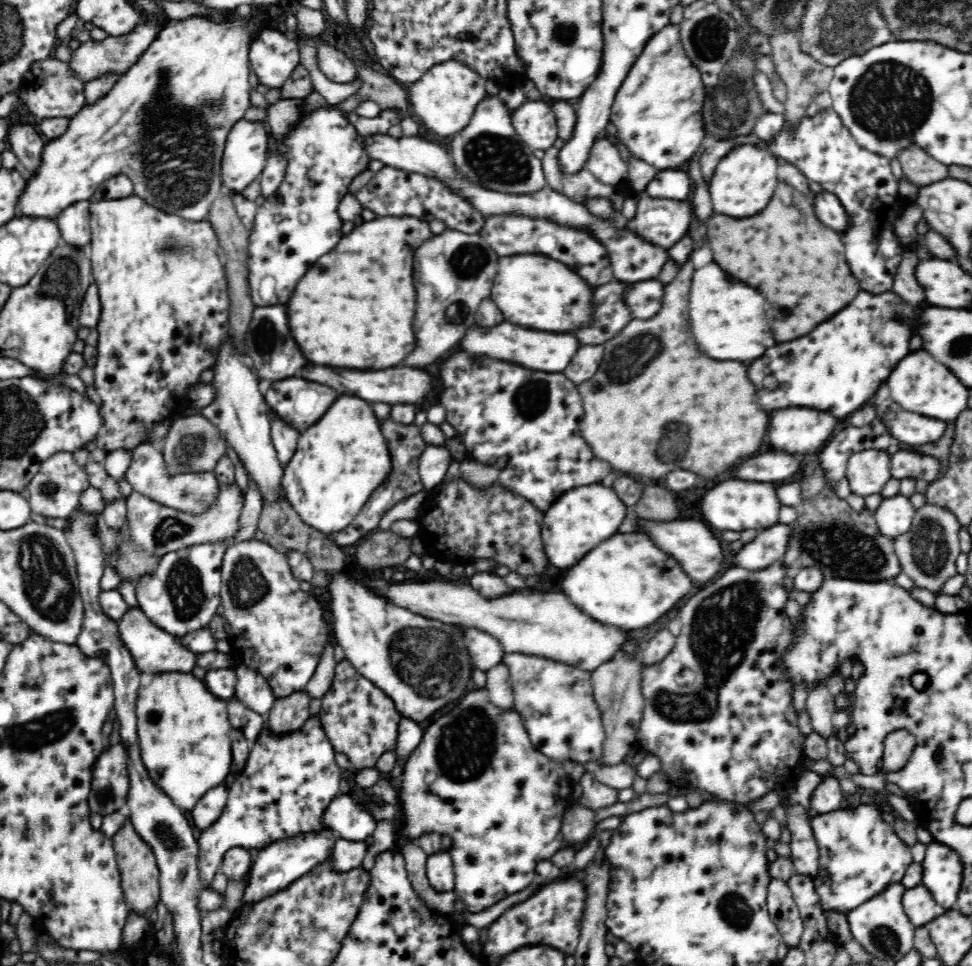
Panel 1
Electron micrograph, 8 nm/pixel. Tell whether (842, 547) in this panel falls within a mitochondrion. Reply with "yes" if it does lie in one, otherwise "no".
yes

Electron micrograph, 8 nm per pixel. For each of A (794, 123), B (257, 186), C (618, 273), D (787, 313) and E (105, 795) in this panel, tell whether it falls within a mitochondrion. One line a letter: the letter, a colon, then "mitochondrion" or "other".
A: other
B: other
C: other
D: mitochondrion
E: mitochondrion

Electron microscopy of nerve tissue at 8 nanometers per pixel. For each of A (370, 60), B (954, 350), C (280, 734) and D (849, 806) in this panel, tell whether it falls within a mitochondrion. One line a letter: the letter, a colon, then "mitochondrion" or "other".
A: other
B: mitochondrion
C: other
D: other

